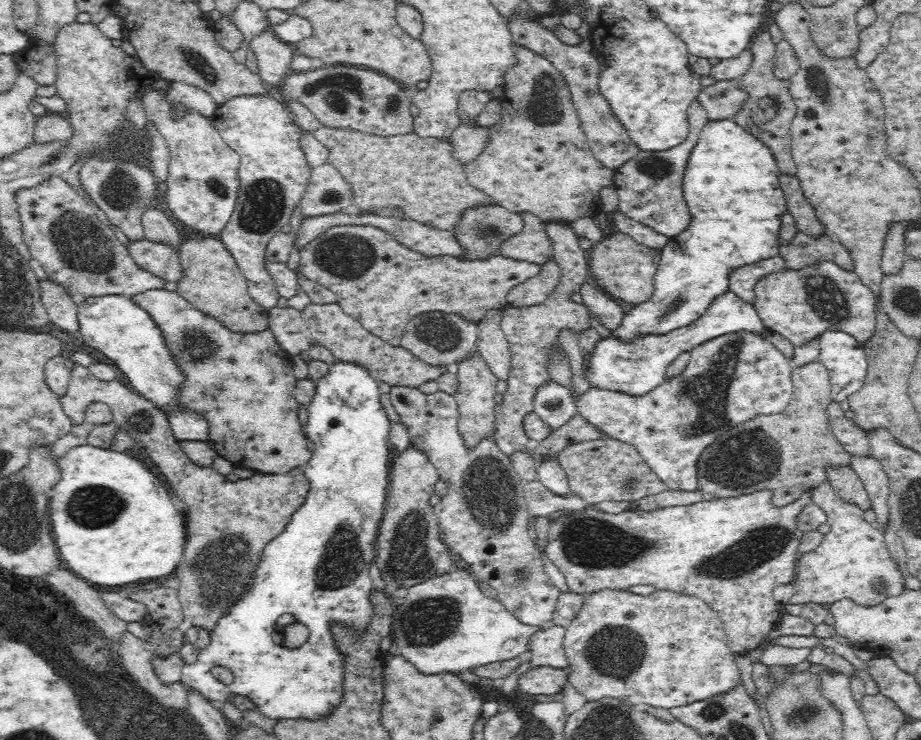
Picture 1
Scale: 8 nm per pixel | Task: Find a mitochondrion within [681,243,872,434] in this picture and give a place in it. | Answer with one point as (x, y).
(824, 303)

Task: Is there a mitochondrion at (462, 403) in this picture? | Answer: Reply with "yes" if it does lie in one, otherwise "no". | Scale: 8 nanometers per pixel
no

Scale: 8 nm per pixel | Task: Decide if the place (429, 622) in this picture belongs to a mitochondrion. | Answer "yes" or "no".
yes

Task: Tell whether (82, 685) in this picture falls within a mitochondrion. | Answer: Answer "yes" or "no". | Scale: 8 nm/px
no

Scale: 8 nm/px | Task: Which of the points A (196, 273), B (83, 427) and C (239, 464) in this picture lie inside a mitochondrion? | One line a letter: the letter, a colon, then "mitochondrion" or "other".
A: other
B: other
C: other

